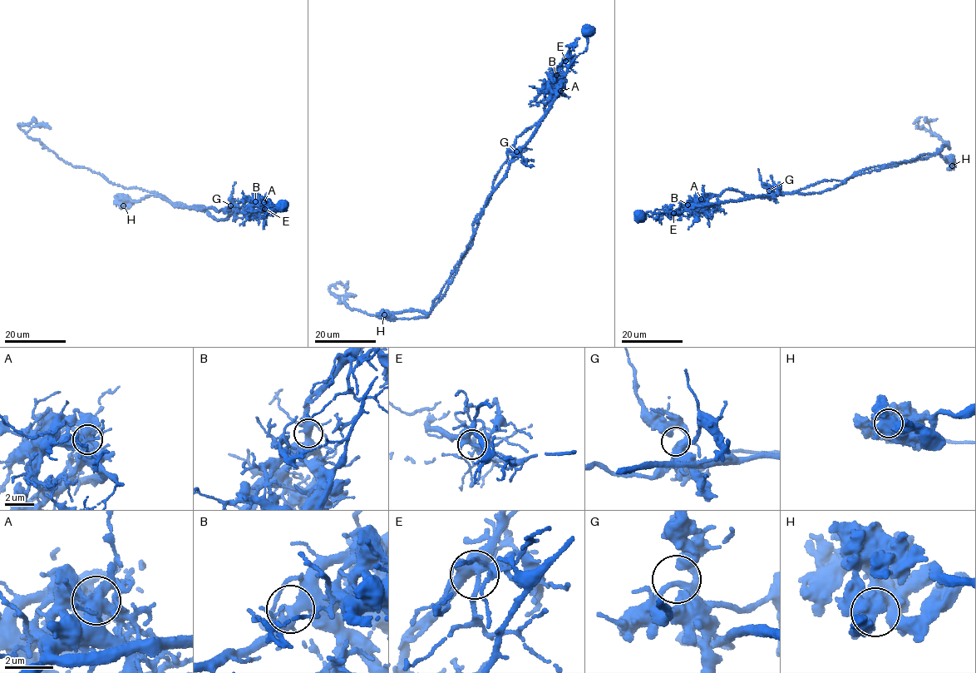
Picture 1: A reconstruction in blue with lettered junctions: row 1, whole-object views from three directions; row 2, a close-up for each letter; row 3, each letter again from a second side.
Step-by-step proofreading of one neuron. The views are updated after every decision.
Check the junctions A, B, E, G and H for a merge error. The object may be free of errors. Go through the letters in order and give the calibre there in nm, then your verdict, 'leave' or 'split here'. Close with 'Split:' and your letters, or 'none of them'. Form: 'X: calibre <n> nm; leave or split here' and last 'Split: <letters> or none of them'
A: calibre 480 nm; split here
B: calibre 380 nm; leave
E: calibre 280 nm; leave
G: calibre 240 nm; leave
H: calibre 600 nm; leave
Split: A

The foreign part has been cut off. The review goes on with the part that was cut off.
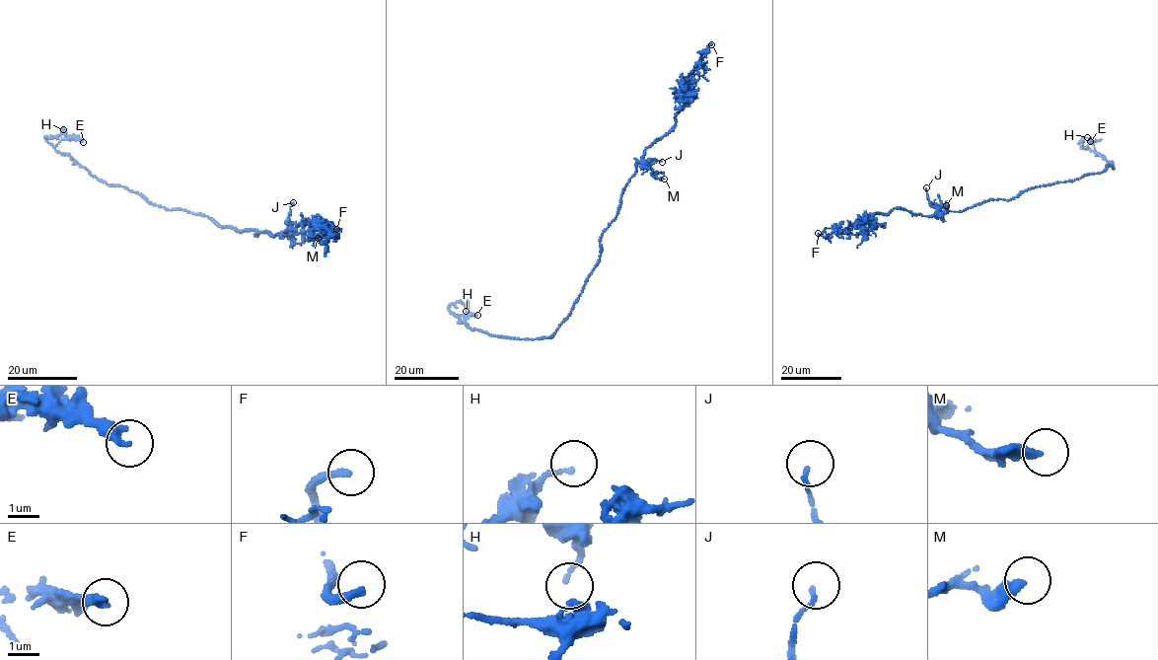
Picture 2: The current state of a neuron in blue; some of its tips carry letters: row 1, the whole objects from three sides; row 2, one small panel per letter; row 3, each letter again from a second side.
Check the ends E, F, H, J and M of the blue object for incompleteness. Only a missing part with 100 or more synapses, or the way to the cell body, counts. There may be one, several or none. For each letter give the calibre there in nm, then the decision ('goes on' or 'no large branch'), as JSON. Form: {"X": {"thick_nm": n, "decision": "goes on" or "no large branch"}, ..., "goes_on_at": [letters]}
{"E": {"thick_nm": 220, "decision": "no large branch"}, "F": {"thick_nm": 240, "decision": "goes on"}, "H": {"thick_nm": 140, "decision": "no large branch"}, "J": {"thick_nm": 130, "decision": "no large branch"}, "M": {"thick_nm": 340, "decision": "no large branch"}, "goes_on_at": ["F"]}

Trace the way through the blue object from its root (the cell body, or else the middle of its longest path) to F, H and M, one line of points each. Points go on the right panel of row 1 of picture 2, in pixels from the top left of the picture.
F: (1047, 184), (1008, 200), (990, 199), (931, 216), (895, 208), (868, 214), (845, 230), (827, 228), (818, 233)
H: (1047, 184), (1099, 174), (1107, 165), (1114, 168), (1112, 162), (1111, 165), (1101, 155), (1082, 147), (1087, 137)
M: (1047, 184), (1027, 189), (1008, 200), (990, 199), (962, 210), (936, 214), (942, 206), (947, 209), (946, 205)

